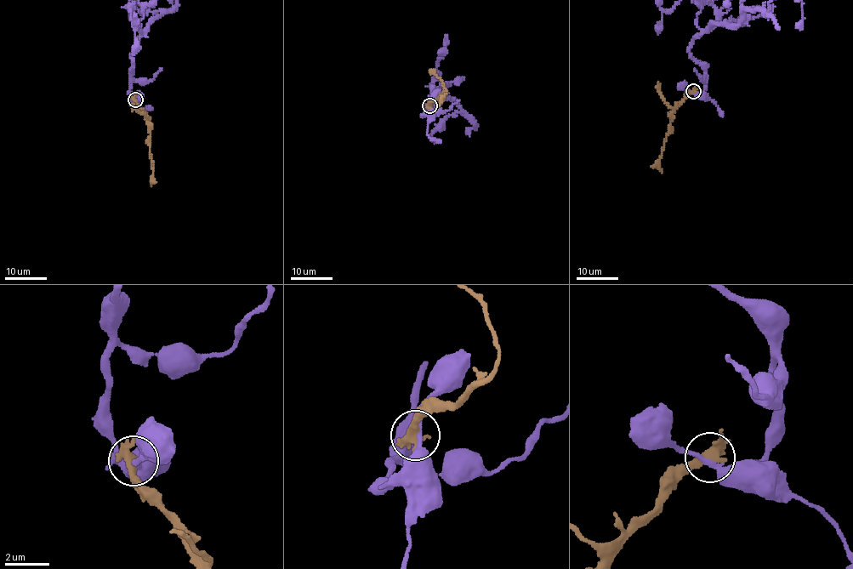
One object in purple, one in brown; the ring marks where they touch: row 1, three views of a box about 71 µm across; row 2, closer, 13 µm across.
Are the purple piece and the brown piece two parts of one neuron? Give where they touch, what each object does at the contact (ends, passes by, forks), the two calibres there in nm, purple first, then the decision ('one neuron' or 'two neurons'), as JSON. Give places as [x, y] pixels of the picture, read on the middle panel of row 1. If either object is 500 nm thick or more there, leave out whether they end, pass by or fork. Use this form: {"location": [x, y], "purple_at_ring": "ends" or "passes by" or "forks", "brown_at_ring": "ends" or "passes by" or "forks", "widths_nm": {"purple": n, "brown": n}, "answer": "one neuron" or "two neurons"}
{"location": [429, 105], "purple_at_ring": "passes by", "brown_at_ring": "passes by", "widths_nm": {"purple": 280, "brown": 360}, "answer": "two neurons"}

